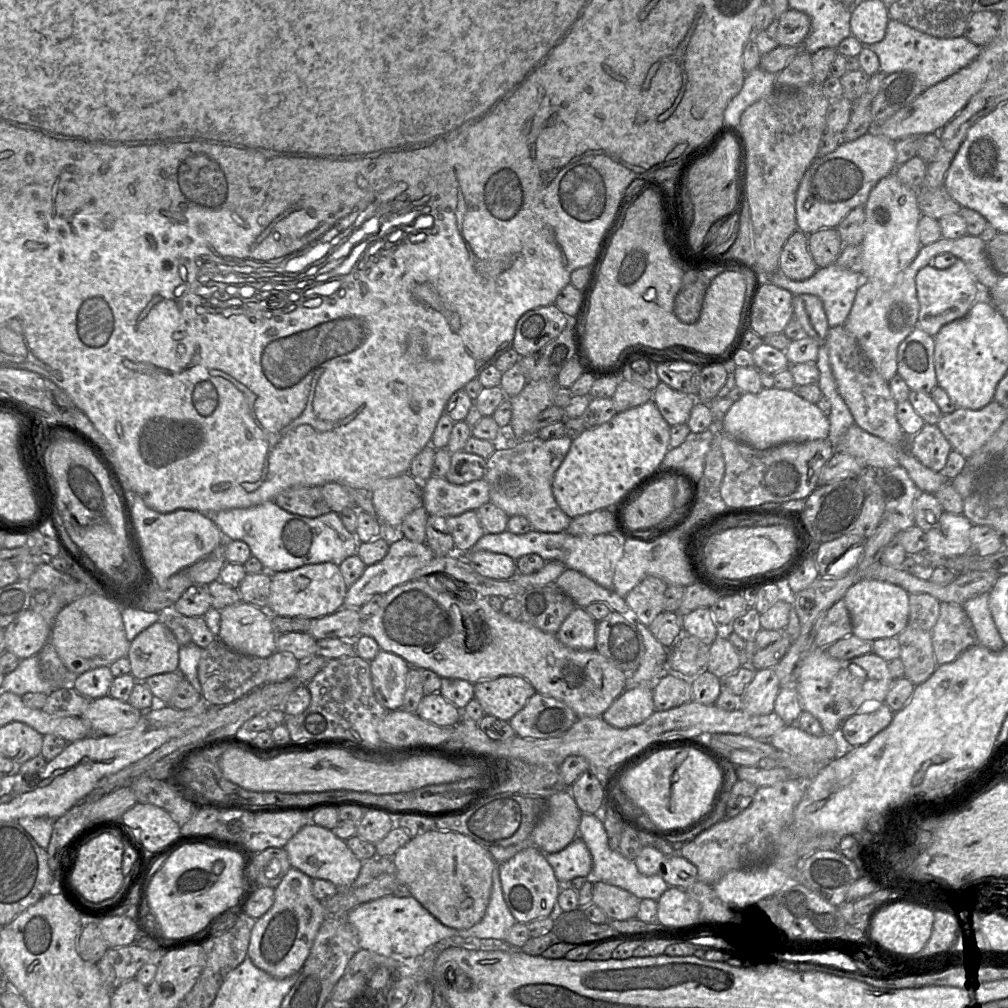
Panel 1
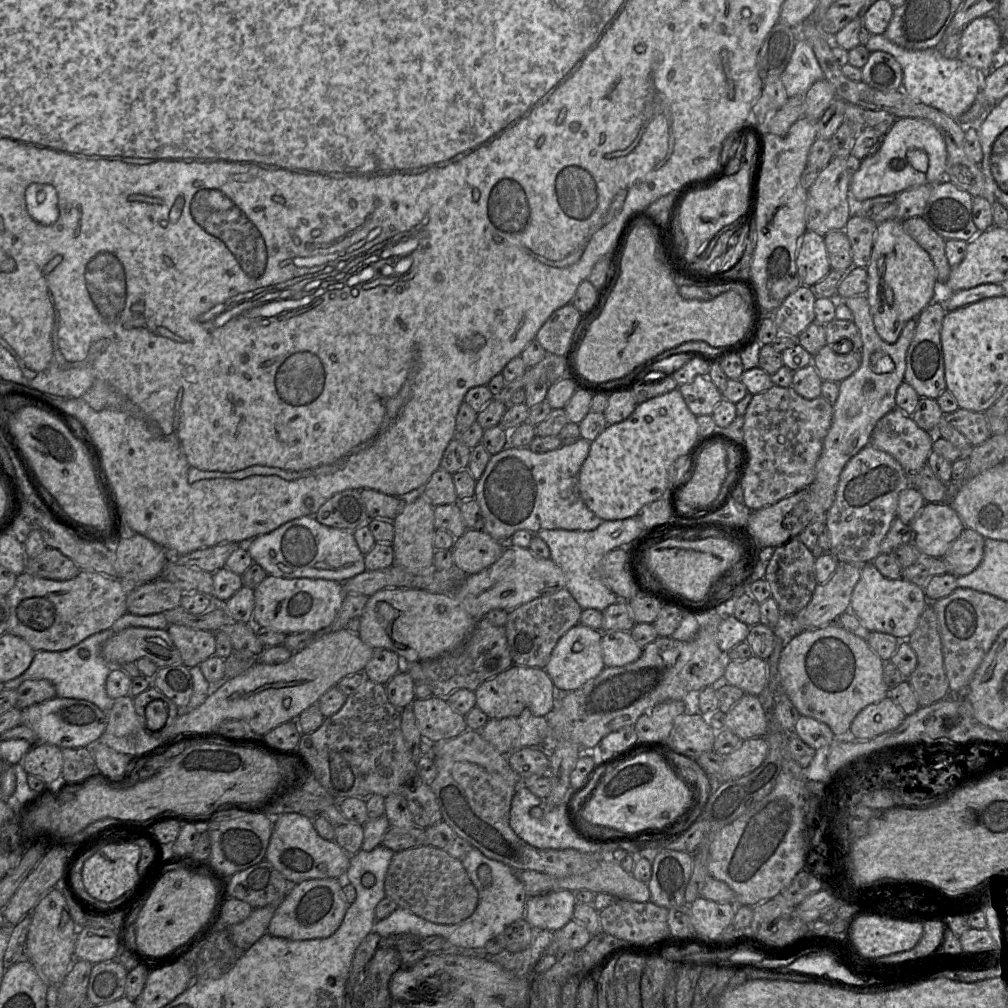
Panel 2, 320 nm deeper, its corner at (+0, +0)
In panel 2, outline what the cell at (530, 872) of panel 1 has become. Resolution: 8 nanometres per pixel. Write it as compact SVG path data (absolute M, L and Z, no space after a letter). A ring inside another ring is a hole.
M569 890L528 897L524 919L533 929L556 932L573 919L575 904L574 893Z

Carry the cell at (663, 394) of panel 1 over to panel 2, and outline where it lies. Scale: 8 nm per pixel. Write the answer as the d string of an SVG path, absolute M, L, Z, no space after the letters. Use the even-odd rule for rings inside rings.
M697 375L690 383L679 385L678 390L695 416L711 415L723 398L708 375Z

